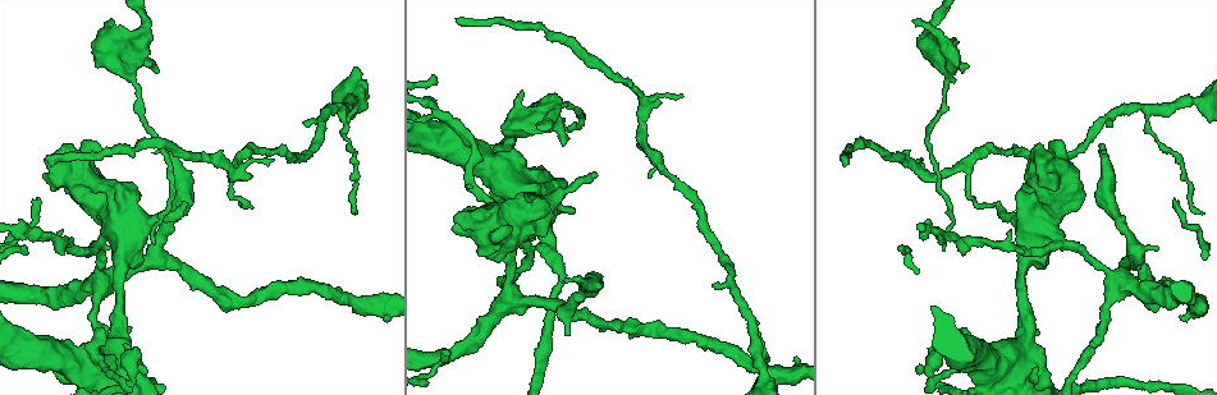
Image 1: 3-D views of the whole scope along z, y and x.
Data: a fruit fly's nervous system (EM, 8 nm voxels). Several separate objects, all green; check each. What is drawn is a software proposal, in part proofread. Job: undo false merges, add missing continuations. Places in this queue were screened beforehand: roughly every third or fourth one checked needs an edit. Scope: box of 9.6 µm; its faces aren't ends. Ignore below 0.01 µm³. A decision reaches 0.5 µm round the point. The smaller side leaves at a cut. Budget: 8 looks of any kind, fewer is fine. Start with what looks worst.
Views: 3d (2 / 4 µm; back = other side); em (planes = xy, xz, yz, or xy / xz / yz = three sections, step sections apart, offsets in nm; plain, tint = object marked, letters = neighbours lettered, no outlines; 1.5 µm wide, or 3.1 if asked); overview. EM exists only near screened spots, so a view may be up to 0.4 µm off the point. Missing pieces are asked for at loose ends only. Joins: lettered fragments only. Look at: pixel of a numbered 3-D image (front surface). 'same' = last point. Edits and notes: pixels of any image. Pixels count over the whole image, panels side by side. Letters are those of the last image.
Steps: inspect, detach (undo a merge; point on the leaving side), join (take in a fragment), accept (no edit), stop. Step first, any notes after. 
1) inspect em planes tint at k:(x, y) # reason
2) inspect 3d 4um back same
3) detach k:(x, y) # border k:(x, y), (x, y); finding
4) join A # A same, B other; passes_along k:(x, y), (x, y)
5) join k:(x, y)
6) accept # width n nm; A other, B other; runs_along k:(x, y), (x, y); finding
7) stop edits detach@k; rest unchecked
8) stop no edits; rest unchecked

inspect em xz step 8 letters at 1:(458, 20) # thin end

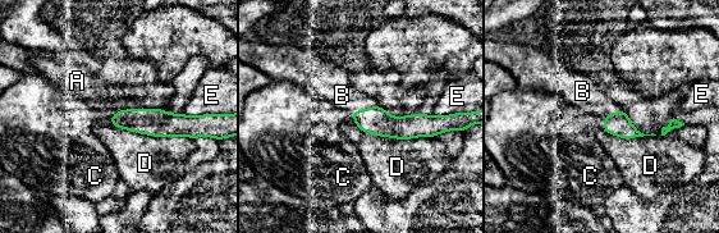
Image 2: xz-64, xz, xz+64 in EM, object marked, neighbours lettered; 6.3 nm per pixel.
inspect em planes letters same

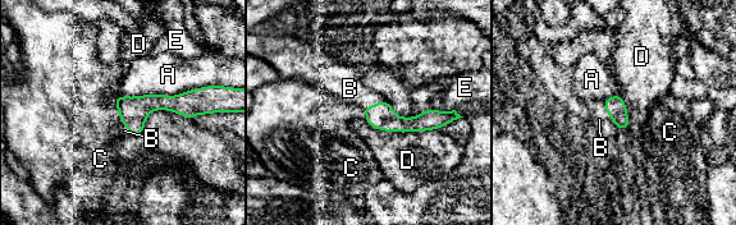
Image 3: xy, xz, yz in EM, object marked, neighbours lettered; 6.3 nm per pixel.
join B # longest_contact A 600 nm; A other, B same, C other, D other, E other; passes_along 3:(616, 108), (608, 114), (599, 119); the neuron continues

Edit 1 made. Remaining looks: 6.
inspect overview # see it whole again

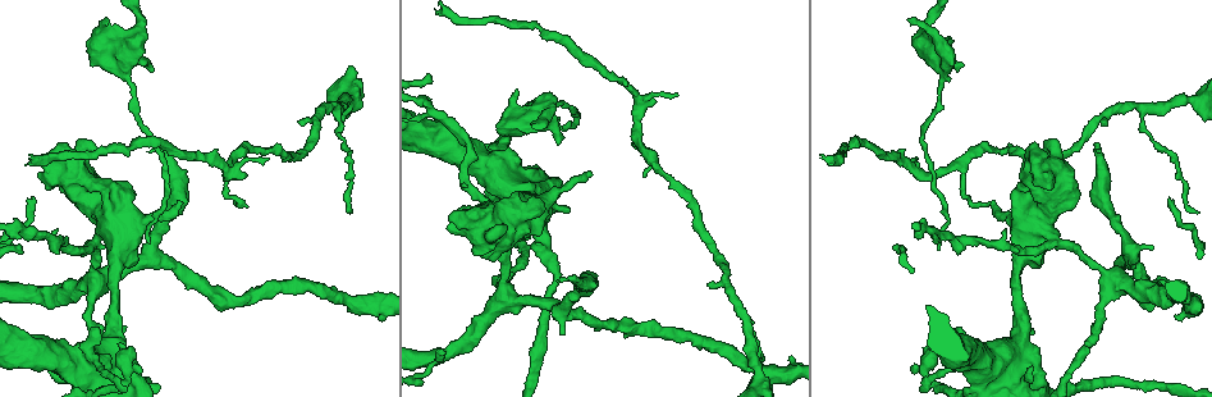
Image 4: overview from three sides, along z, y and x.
inspect 3d 2um back at 4:(557, 145) # free end

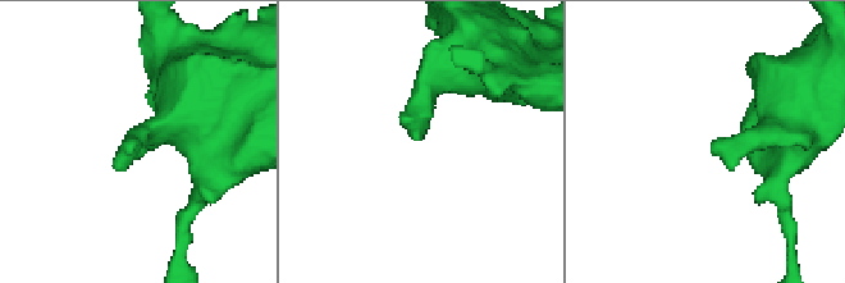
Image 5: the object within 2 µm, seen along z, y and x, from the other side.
inspect em yz step 4 letters at 5:(713, 142) # now the EM

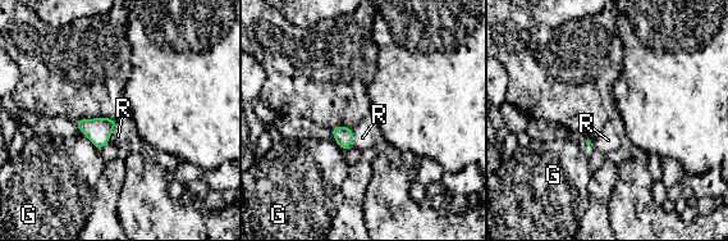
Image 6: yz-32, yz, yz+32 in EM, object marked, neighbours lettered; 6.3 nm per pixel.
inspect em xz step 4 letters same # cut it another way

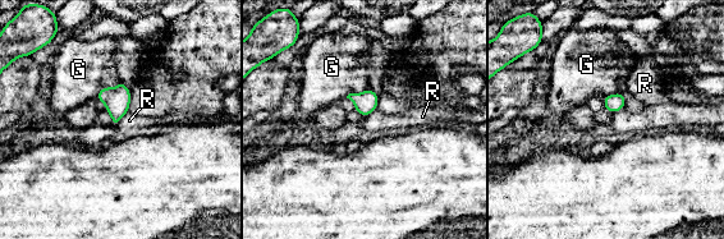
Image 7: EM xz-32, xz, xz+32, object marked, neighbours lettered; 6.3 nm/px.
accept # G other, R other; border 7:(128, 113), (117, 125); none of them fits

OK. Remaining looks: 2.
inspect 3d 4um at 4:(562, 334) # free end

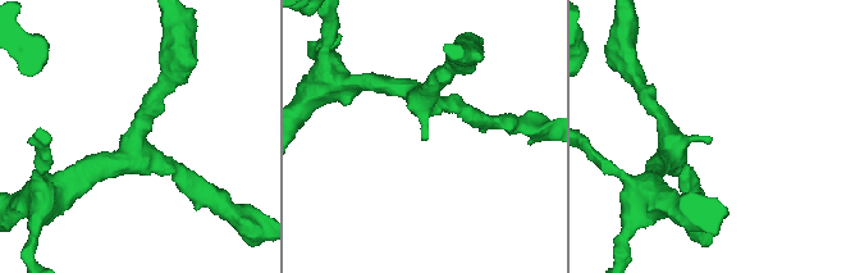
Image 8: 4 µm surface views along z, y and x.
inspect em 3.1um planes letters at 8:(428, 139)

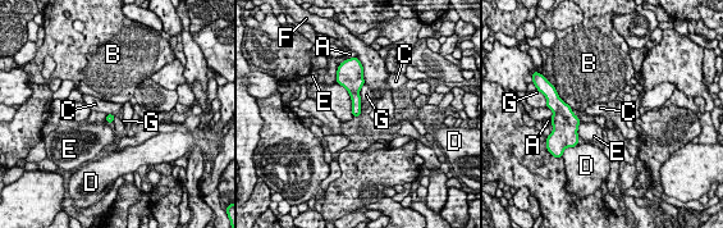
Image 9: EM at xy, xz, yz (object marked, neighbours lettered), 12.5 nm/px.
accept # A other, B other, C other, D other, E other, F other, G other; no lettered fragment goes on from it

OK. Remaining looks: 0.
stop edits join@3; rest unchecked

